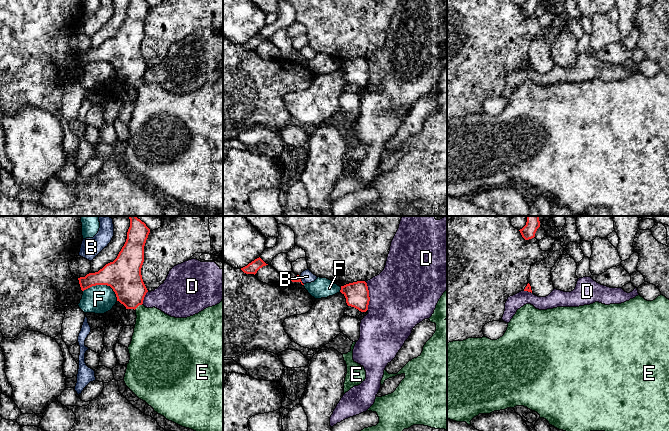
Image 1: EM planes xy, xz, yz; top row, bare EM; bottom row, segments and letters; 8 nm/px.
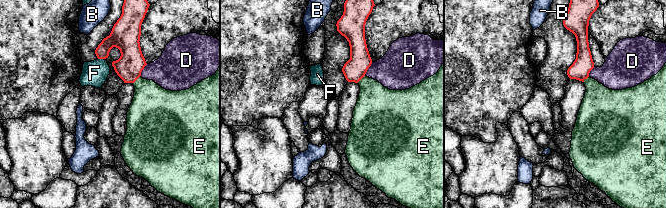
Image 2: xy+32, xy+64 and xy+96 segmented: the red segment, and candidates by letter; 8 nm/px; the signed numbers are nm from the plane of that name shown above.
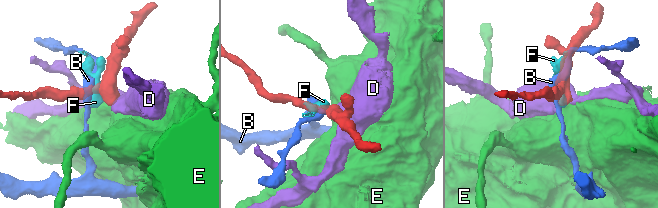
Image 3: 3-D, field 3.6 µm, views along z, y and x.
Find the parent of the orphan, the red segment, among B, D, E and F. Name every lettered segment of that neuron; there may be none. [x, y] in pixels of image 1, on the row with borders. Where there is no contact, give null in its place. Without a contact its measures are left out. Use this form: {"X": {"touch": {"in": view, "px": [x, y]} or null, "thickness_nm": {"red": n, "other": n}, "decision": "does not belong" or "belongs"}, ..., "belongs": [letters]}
{"B": {"touch": {"in": "xz", "px": [300, 280]}, "thickness_nm": {"red": 50, "other": 100}, "decision": "does not belong"}, "D": {"touch": {"in": "xz", "px": [368, 296]}, "thickness_nm": {"red": 190, "other": 480}, "decision": "does not belong"}, "E": {"touch": {"in": "xy", "px": [138, 305]}, "thickness_nm": {"red": 260, "other": 320}, "decision": "belongs"}, "F": {"touch": {"in": "xy", "px": [103, 284]}, "thickness_nm": {"red": 280, "other": 240}, "decision": "does not belong"}, "belongs": ["E"]}

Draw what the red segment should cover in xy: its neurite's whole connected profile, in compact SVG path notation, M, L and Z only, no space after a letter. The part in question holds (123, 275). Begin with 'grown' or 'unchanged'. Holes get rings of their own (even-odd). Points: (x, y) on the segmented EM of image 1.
grown; M128 216L130 227L127 239L117 258L95 273L78 278L81 290L92 286L110 286L117 301L126 309L136 311L136 324L128 347L130 360L124 377L126 386L155 412L182 427L194 431L223 431L223 299L212 307L187 318L171 317L153 307L146 308L143 300L148 292L141 275L144 262L144 246L150 229L136 216Z

